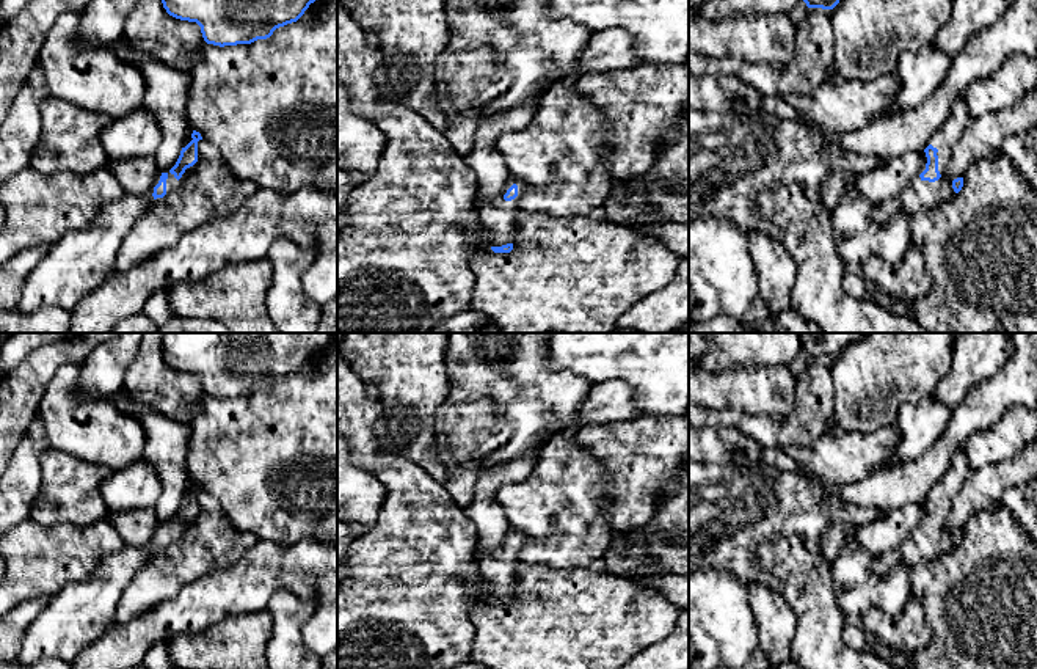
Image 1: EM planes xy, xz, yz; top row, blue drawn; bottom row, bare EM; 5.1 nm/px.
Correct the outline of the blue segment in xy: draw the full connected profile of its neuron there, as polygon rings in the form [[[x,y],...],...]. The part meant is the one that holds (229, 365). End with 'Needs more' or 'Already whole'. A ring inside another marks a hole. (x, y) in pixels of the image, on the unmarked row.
[[[165,333],[162,355],[176,371],[196,374],[213,397],[251,396],[297,374],[311,355],[333,341],[336,333]]]. Already whole

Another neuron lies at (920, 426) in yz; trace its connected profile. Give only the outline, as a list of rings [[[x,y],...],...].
[[[932,396],[918,404],[902,404],[894,422],[899,446],[888,466],[916,459],[930,449],[944,433],[951,413],[948,405],[937,402]]]

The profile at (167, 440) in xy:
[[[124,388],[111,402],[119,411],[143,426],[143,460],[157,471],[162,482],[162,493],[154,510],[158,523],[171,521],[191,481],[187,466],[190,427],[187,422],[166,418],[162,411],[152,410],[147,405],[133,404]]]

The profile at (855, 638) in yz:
[[[846,623],[842,630],[842,638],[846,644],[853,650],[863,650],[868,645],[868,634],[863,628]]]

